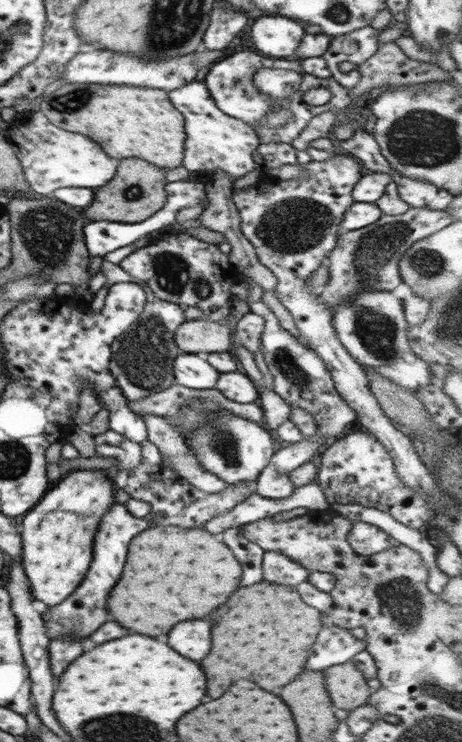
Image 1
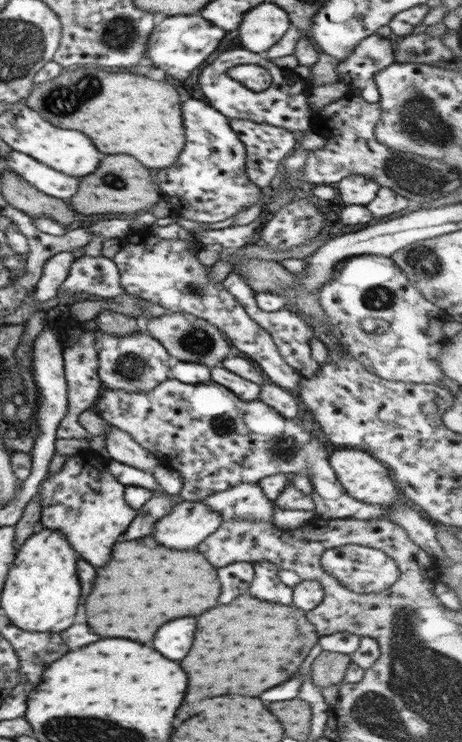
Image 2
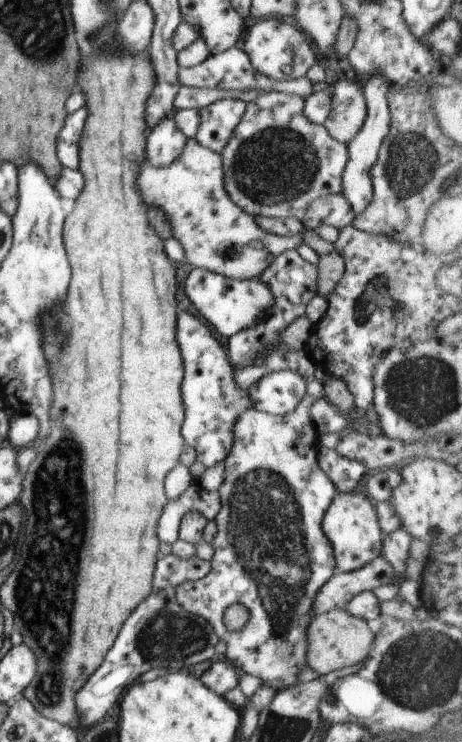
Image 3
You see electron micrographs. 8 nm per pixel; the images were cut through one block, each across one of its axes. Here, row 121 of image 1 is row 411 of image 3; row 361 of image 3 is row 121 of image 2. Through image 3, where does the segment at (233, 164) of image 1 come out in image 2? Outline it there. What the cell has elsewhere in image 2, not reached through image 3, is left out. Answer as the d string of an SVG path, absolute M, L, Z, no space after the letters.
M190 98L182 104L182 118L184 118L184 128L186 128L186 146L178 160L170 168L158 170L158 184L164 192L164 196L169 197L172 204L171 214L196 222L220 222L226 218L232 218L240 210L250 208L256 204L263 194L262 188L250 181L246 175L247 152L244 143L230 126L230 119L218 112L216 108L198 102L196 98Z

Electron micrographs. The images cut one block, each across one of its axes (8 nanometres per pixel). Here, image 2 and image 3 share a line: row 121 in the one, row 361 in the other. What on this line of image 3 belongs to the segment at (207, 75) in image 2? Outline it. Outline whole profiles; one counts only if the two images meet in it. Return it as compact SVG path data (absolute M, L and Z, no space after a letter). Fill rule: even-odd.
M279 341L264 356L254 360L246 368L233 368L234 382L238 388L249 390L250 385L271 372L292 370L300 373L307 383L306 394L300 404L284 415L273 415L254 407L244 410L234 424L234 446L224 459L224 482L220 486L220 512L216 516L218 532L212 540L214 558L211 569L204 578L184 582L176 589L178 604L188 612L207 620L220 640L227 644L226 656L240 672L260 678L270 690L282 692L300 684L298 672L307 668L306 630L309 617L313 615L314 598L318 590L334 576L336 562L334 550L326 534L322 532L322 518L336 498L334 483L318 466L318 447L321 435L310 419L310 408L320 398L324 398L323 385L314 377L313 361L304 350L290 350ZM240 603L249 610L249 621L236 632L226 630L223 616L230 604Z

